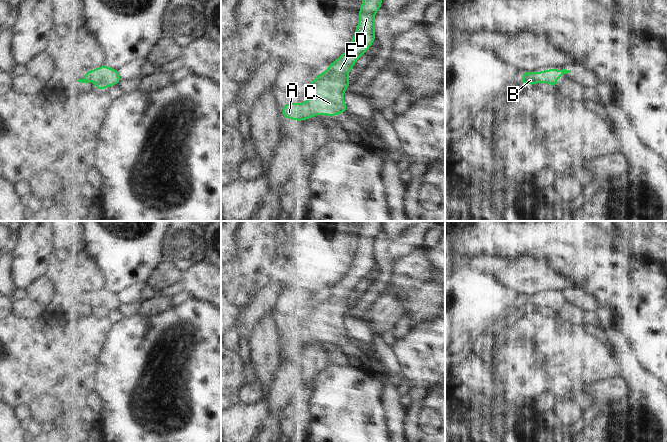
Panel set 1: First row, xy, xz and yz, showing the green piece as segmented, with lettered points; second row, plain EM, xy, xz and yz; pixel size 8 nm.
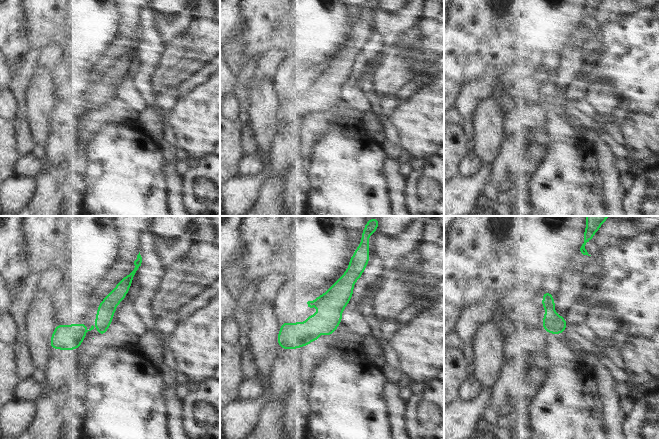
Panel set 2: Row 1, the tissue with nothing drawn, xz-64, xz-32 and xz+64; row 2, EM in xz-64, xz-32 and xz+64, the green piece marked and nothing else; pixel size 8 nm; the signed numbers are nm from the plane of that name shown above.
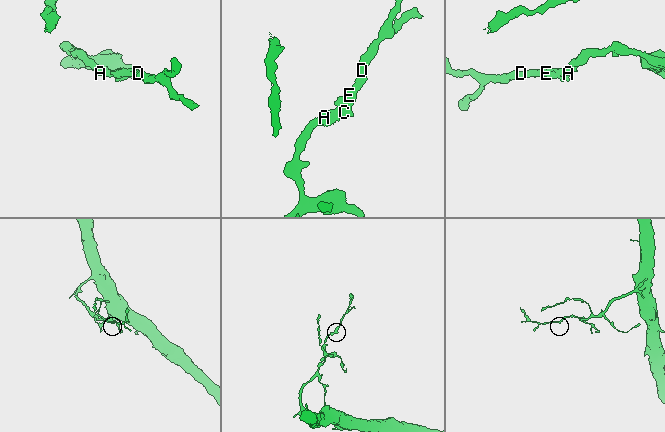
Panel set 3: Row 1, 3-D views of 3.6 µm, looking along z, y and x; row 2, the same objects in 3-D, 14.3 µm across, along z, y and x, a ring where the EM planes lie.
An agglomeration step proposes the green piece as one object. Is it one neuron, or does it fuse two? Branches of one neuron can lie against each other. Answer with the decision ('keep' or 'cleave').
keep

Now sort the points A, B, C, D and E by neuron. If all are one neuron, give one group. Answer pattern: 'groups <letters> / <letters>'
groups A B C D E

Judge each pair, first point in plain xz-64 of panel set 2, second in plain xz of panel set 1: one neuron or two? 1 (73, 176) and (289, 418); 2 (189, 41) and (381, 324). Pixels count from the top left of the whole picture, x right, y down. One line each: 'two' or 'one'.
1: one
2: one

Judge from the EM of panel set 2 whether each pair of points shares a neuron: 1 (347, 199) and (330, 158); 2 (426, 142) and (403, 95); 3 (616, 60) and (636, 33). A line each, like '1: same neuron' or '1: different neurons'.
1: same neuron
2: different neurons
3: same neuron

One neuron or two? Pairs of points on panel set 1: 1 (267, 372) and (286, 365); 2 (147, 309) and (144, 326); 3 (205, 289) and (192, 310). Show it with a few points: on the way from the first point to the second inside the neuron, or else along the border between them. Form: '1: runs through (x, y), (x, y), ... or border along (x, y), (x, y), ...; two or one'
1: border along (280, 356), (280, 362), (274, 377), (266, 387); two
2: border along (168, 308), (151, 316), (139, 314); two
3: border along (192, 297), (210, 302); two

